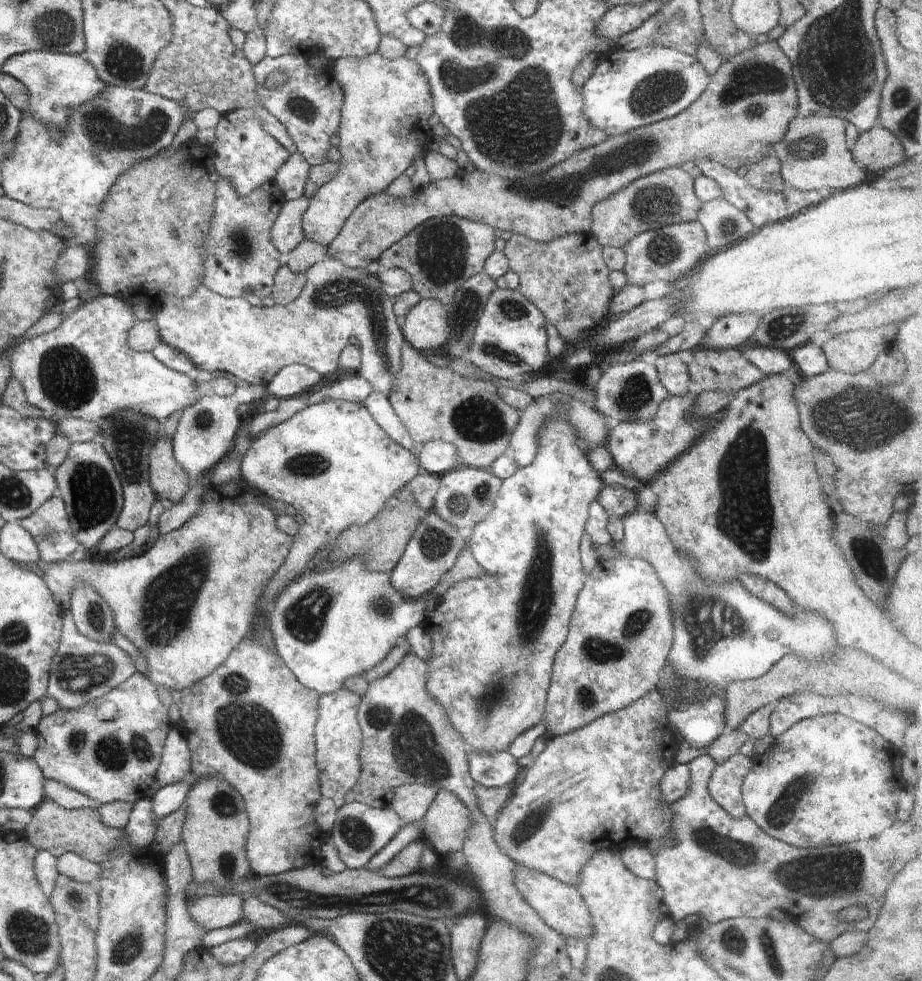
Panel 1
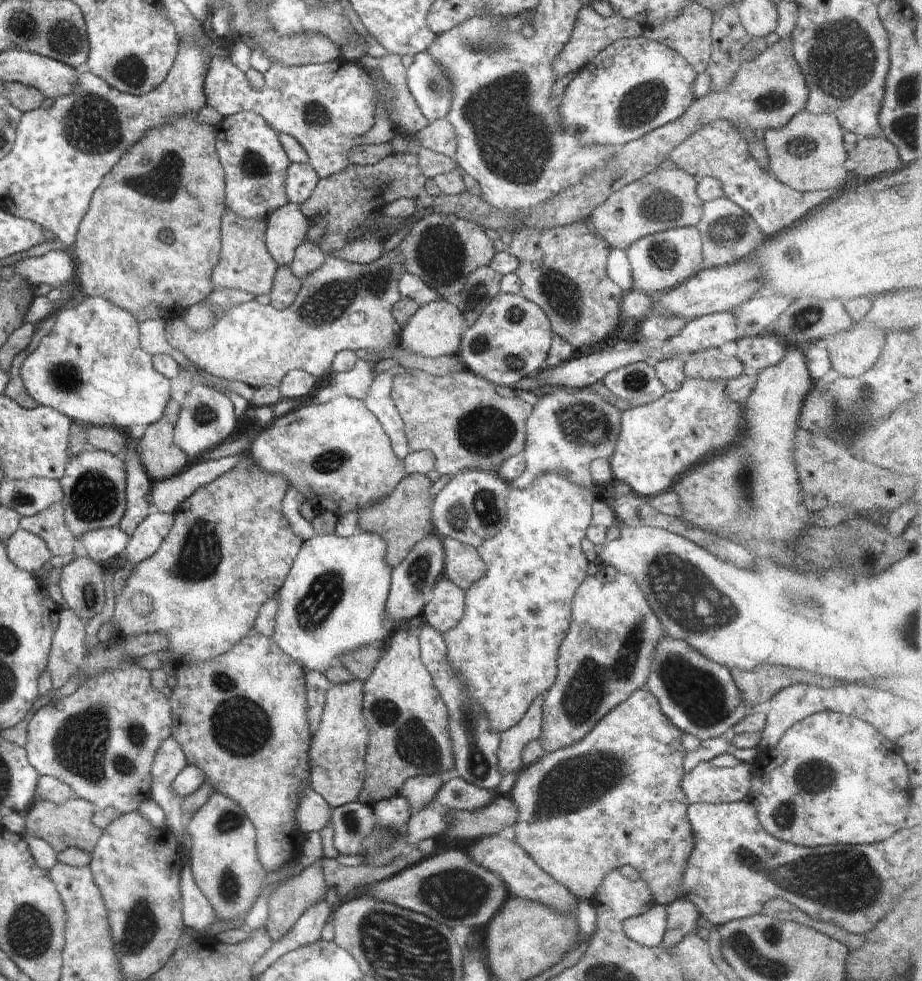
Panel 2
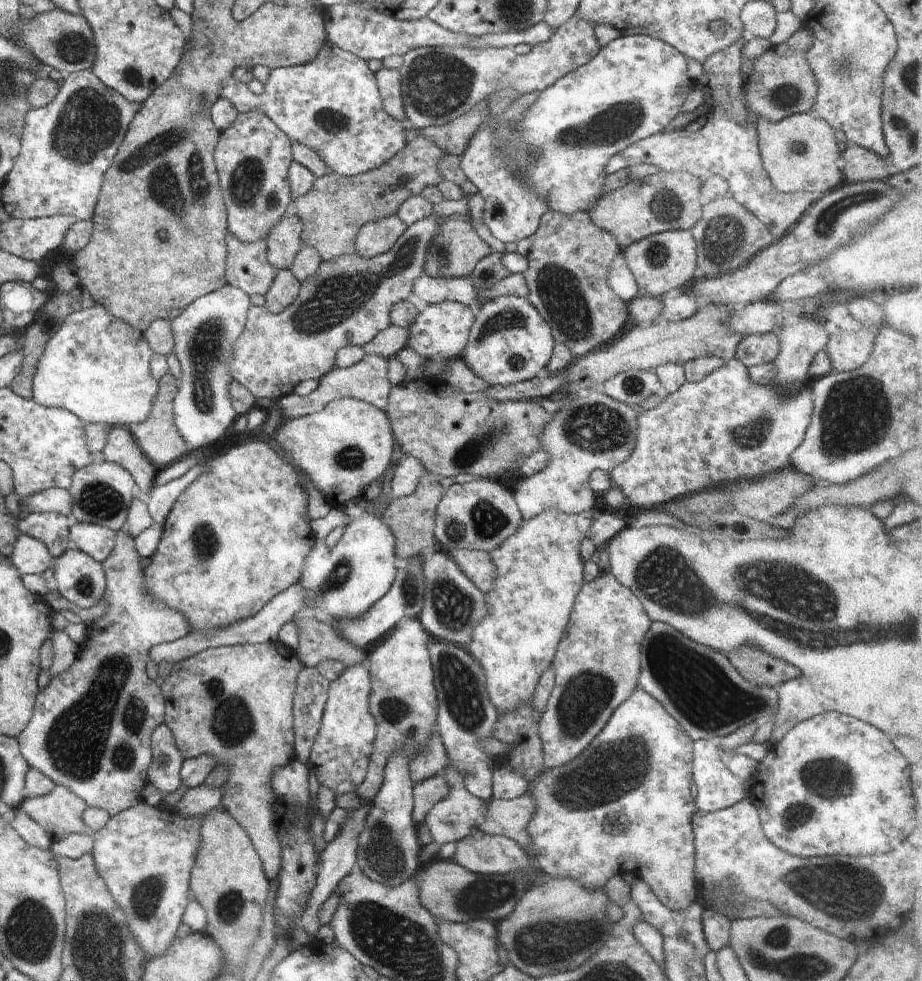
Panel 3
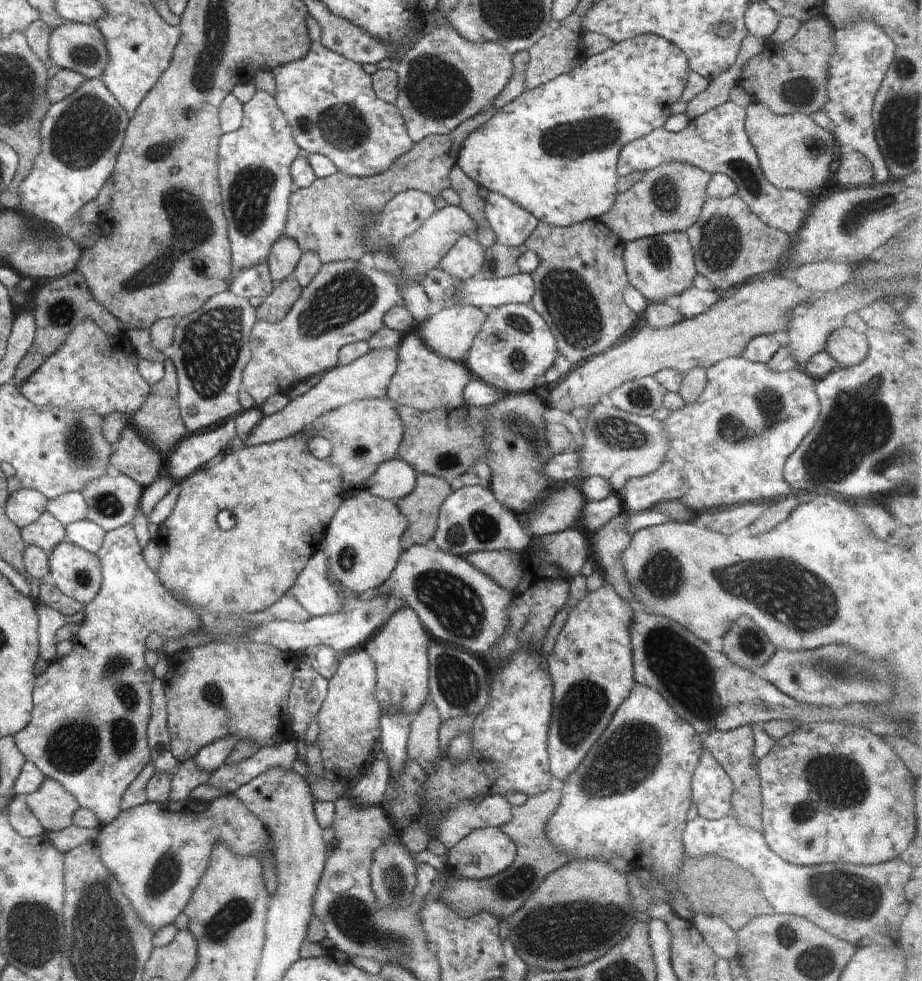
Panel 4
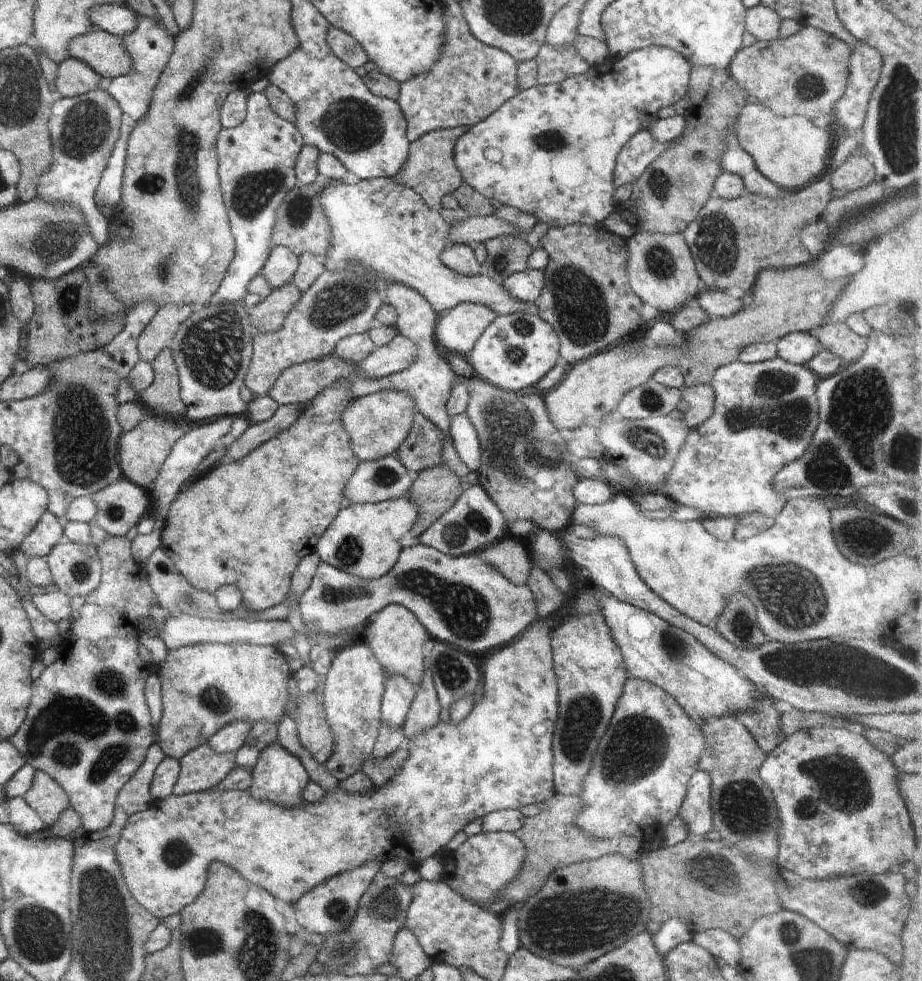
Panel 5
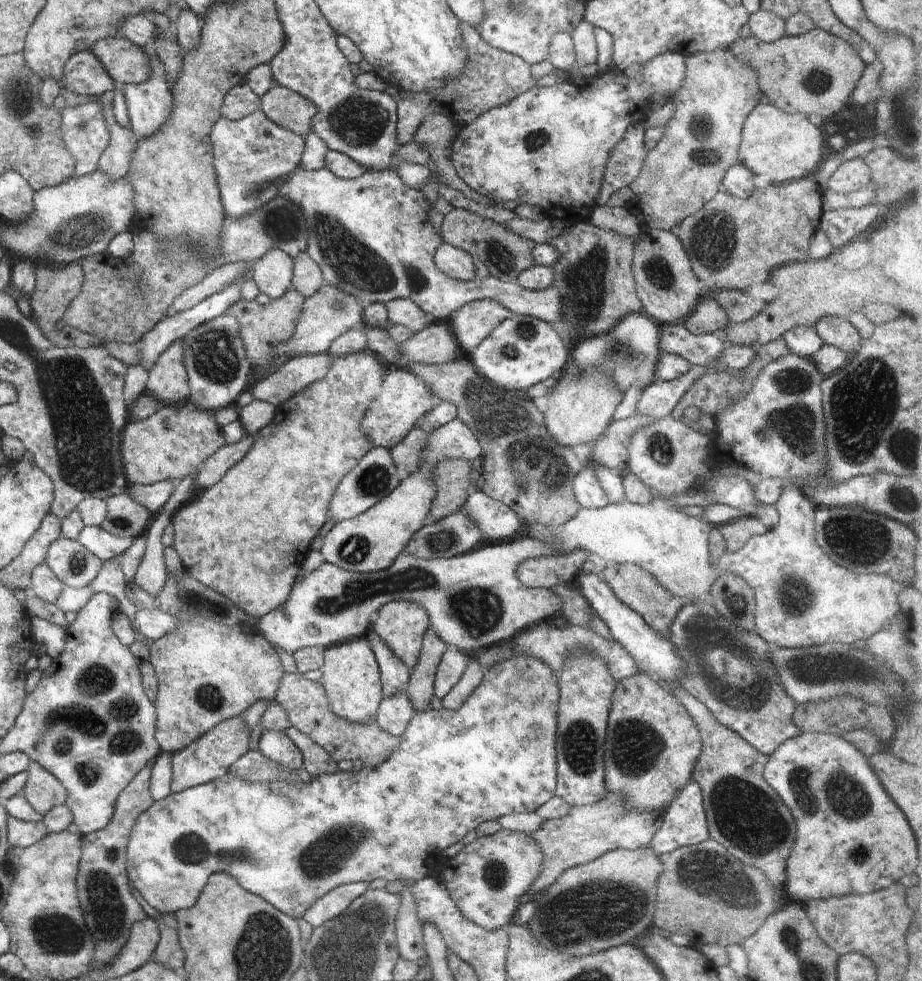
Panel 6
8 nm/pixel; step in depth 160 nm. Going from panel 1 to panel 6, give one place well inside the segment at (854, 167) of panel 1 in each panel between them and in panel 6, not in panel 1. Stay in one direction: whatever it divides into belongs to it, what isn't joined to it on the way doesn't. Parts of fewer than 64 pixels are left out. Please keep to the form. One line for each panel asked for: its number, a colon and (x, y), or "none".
2: (807, 154)
3: (801, 153)
4: (795, 154)
5: (791, 151)
6: (785, 146)

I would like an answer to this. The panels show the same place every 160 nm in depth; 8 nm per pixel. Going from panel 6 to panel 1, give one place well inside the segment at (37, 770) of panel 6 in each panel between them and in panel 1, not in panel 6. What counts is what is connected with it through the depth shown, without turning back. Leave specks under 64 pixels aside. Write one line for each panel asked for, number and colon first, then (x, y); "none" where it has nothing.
1: (58, 830)
2: (68, 824)
3: (59, 813)
4: (51, 803)
5: (46, 797)

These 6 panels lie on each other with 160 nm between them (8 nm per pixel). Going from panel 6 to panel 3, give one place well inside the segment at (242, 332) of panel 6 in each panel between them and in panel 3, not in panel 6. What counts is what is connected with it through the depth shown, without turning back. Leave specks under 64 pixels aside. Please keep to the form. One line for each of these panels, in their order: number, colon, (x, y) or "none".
3: (284, 290)
4: (275, 306)
5: (269, 315)

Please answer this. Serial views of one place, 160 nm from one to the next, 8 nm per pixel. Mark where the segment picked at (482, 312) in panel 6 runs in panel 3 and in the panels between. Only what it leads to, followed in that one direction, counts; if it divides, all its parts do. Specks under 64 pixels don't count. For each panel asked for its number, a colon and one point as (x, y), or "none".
3: (441, 332)
4: (450, 332)
5: (458, 329)

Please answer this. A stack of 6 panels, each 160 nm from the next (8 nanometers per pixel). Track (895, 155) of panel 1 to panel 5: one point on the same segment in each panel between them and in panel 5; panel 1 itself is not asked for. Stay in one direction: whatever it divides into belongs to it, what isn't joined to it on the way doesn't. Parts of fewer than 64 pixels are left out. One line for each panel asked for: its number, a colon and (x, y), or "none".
2: (871, 157)
3: (858, 165)
4: (855, 170)
5: (856, 172)

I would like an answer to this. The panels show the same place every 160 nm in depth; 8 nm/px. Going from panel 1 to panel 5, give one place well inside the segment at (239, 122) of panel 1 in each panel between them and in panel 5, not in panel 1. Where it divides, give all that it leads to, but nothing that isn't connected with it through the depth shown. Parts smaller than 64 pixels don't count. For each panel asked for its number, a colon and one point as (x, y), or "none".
2: (255, 163)
3: (252, 156)
4: (254, 165)
5: (257, 158)

